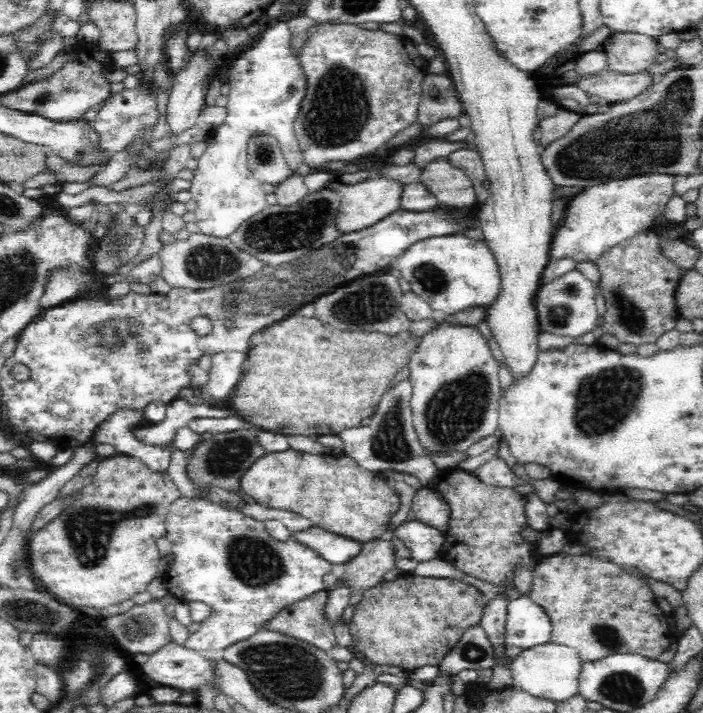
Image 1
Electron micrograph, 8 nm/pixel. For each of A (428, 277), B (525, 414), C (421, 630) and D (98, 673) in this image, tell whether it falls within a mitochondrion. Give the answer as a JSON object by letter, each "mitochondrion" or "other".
{"A":"mitochondrion","B":"other","C":"other","D":"mitochondrion"}

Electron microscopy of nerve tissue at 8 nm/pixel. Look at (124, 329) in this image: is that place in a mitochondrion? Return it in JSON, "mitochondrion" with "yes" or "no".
{"mitochondrion":"yes"}

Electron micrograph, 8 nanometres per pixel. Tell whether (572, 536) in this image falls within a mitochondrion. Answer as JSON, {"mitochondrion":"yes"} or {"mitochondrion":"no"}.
{"mitochondrion":"no"}

